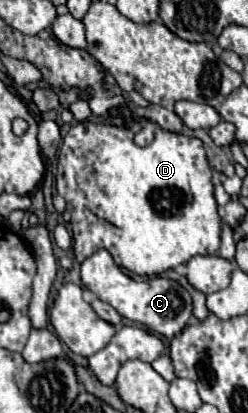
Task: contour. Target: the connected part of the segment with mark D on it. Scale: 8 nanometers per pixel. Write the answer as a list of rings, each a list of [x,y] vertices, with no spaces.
[[[82,121],[72,125],[62,141],[62,149],[58,151],[56,189],[58,195],[66,199],[66,209],[72,215],[72,253],[76,263],[82,263],[98,249],[108,249],[118,266],[136,275],[158,275],[188,263],[196,255],[214,255],[220,247],[220,215],[210,181],[212,169],[206,161],[202,141],[154,125],[154,141],[146,147],[138,147],[134,135],[140,129],[140,123],[132,123],[132,127],[124,129]]]

